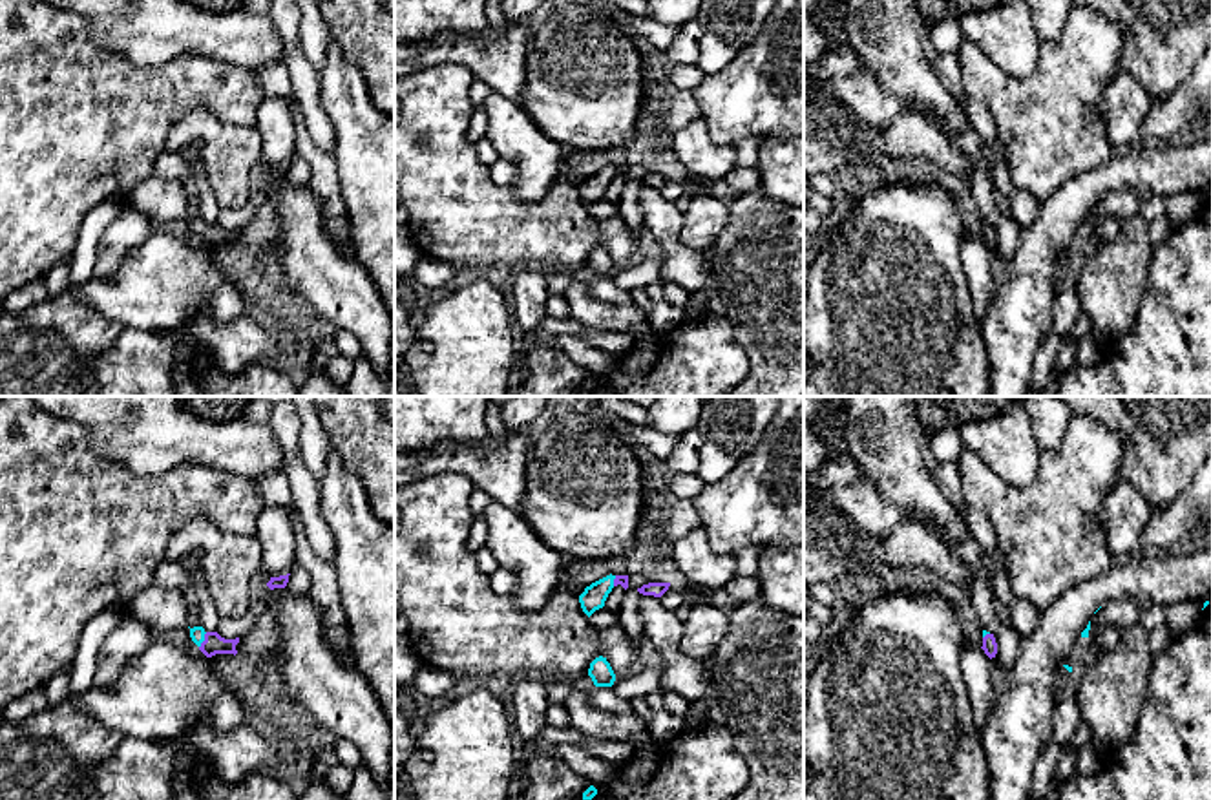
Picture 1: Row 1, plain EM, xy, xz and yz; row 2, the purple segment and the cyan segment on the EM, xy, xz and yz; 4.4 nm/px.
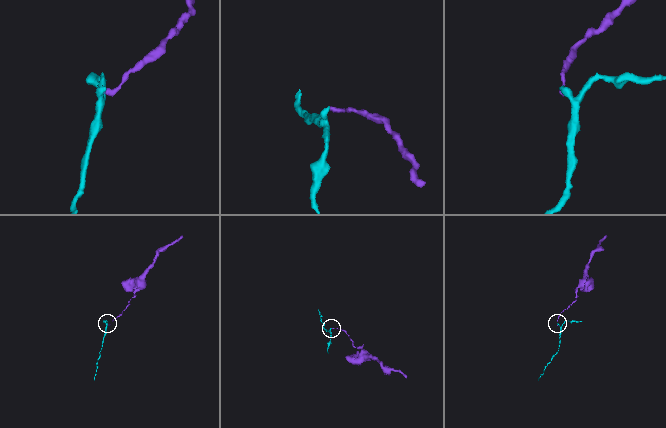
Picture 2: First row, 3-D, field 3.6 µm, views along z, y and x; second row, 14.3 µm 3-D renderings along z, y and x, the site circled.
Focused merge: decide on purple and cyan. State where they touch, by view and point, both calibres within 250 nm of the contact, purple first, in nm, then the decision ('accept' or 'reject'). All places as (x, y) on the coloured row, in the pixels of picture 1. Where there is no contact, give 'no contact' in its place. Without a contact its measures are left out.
xy (205, 640) | 90/60 nm | accept

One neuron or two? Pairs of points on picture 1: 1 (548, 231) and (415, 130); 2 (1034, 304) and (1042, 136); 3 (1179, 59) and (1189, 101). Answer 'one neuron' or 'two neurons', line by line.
1: one neuron
2: two neurons
3: two neurons

